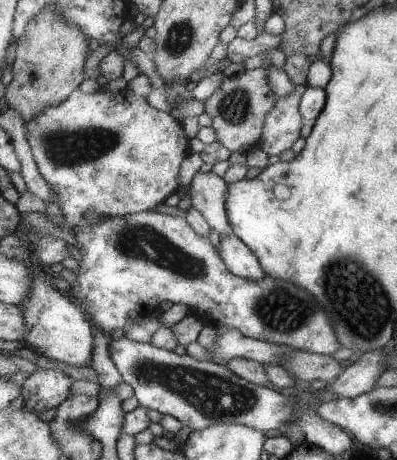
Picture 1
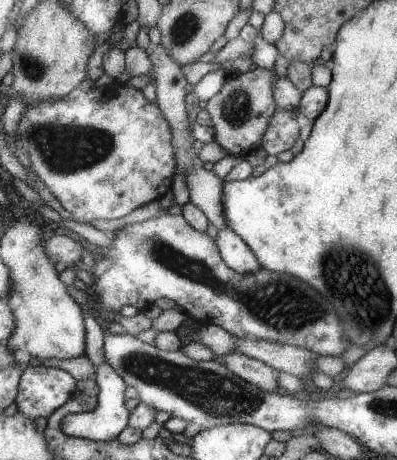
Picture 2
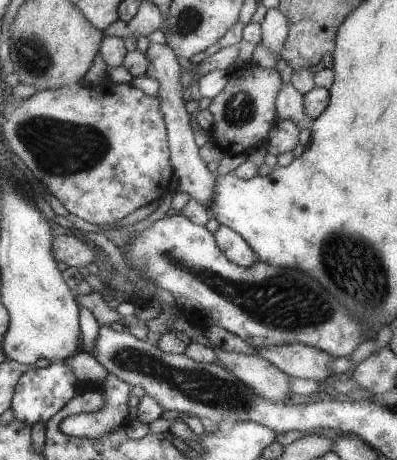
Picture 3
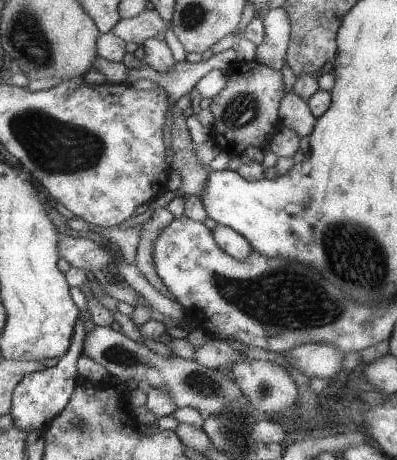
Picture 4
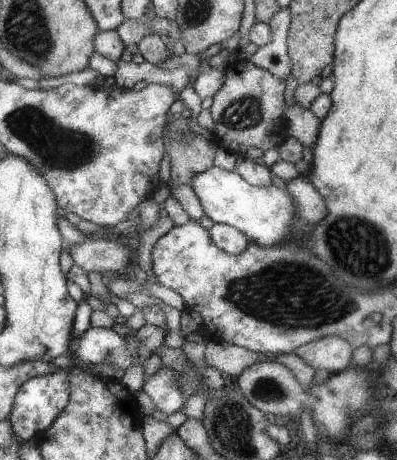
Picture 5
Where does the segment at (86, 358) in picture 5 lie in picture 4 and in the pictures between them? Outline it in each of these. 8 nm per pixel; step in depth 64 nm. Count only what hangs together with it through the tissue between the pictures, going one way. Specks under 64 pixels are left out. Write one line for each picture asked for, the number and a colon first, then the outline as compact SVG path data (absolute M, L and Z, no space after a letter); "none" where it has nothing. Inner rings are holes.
4: M97 326L87 338L85 338L85 356L93 358L95 362L103 364L113 378L119 378L121 382L129 382L129 380L147 380L151 388L163 388L169 394L173 394L175 402L183 408L183 406L191 406L197 408L203 416L213 416L213 414L223 414L225 406L235 406L245 414L255 414L261 420L269 420L275 414L267 414L263 410L257 410L245 396L243 388L239 386L239 382L227 378L227 374L223 374L221 370L213 370L207 368L199 362L191 362L191 360L183 360L183 358L163 358L157 356L155 352L151 352L147 346L135 344L131 338L127 338L121 330L117 330L117 326L111 328L101 328Z

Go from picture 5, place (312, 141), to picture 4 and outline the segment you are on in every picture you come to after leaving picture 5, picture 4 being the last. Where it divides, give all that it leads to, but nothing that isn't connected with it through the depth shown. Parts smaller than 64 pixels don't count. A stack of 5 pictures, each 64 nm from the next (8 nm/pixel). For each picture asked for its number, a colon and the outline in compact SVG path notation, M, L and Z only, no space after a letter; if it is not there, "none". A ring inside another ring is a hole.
4: M287 92L281 106L281 124L283 128L295 130L297 134L301 134L301 138L305 138L315 132L319 118L313 114L309 102L303 96L295 92Z

